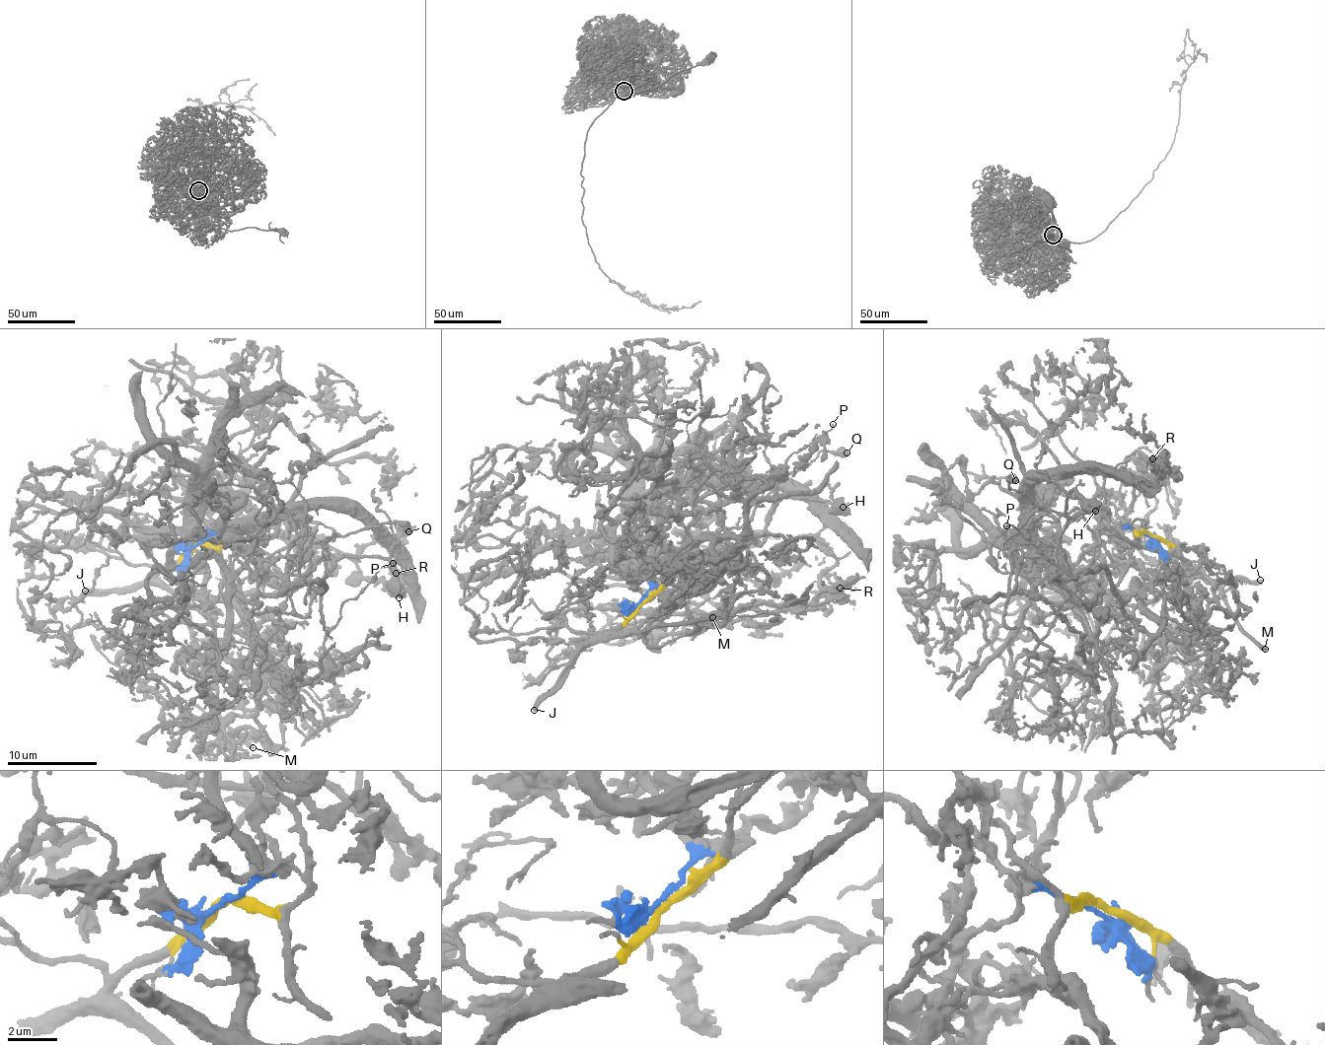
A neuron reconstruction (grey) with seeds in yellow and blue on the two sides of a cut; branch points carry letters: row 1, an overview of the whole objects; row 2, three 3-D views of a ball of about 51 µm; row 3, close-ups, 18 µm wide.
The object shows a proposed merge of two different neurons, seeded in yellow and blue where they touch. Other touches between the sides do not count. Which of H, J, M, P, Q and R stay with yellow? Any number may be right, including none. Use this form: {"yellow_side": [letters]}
{"yellow_side": ["H", "J", "M", "P", "Q"]}

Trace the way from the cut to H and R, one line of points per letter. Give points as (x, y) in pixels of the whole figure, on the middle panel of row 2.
H: (640, 606), (605, 634), (660, 620), (683, 603), (745, 542), (764, 539), (766, 517), (782, 498), (843, 507)
R: (637, 604), (649, 579), (633, 558), (634, 576), (599, 577), (579, 600), (731, 619), (834, 600), (841, 587)

